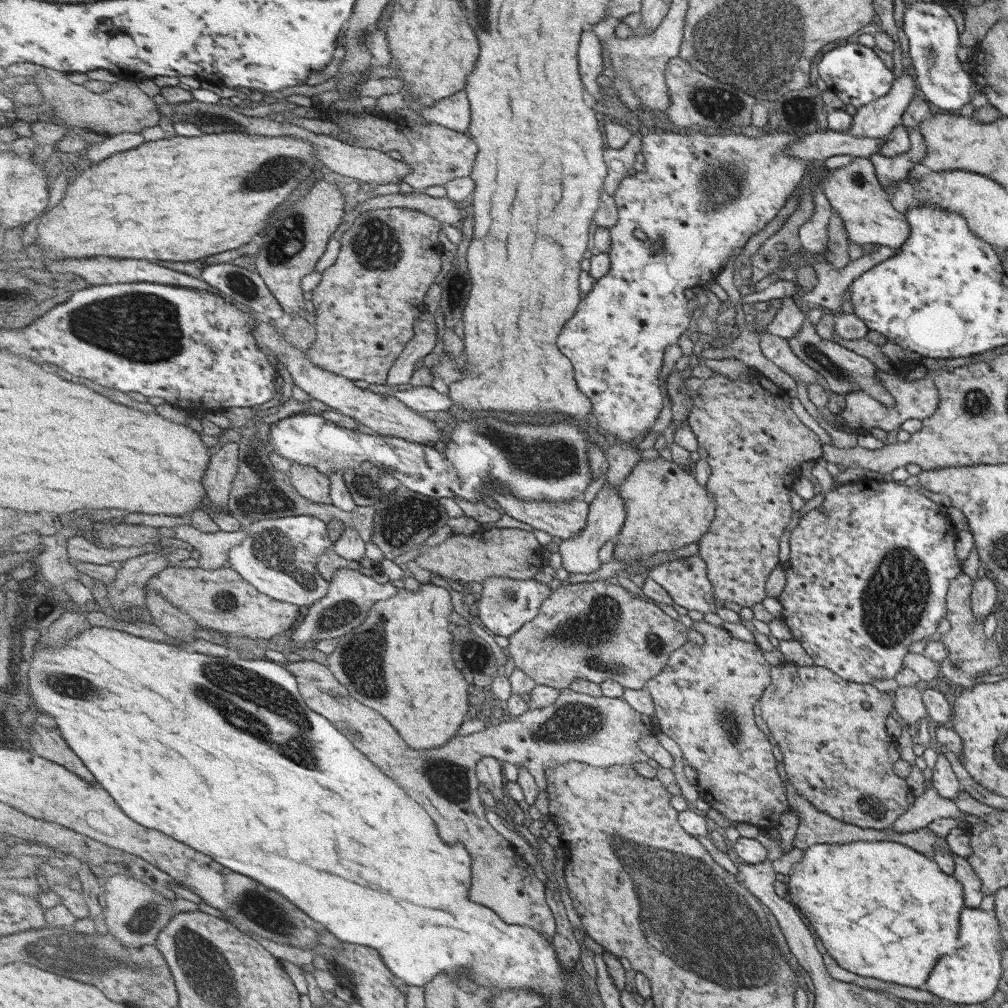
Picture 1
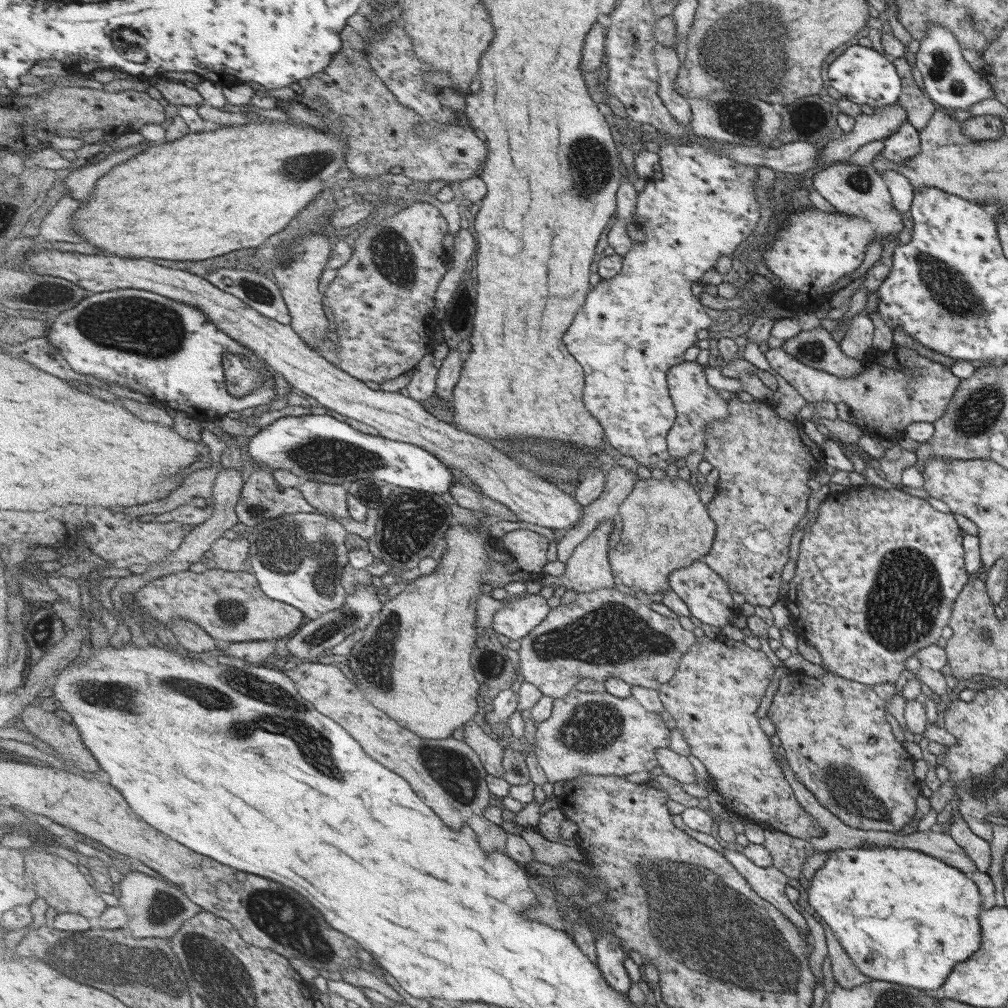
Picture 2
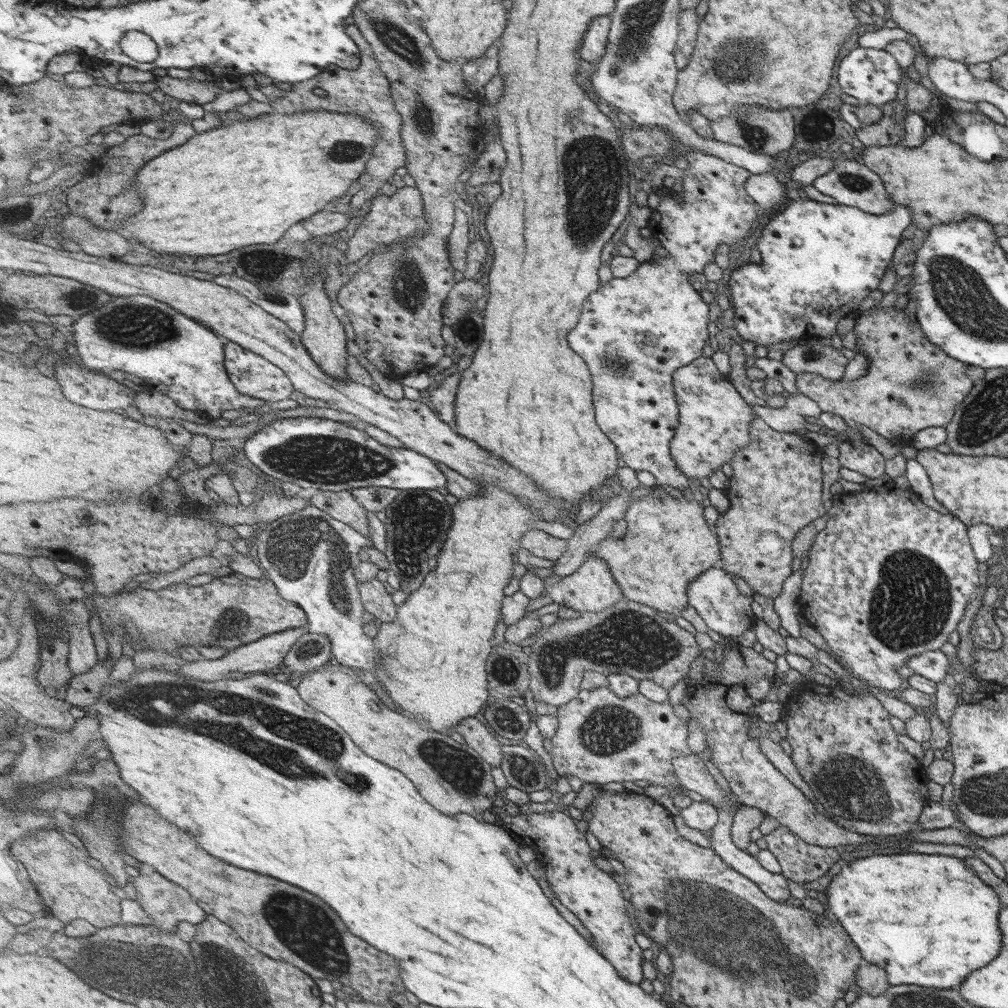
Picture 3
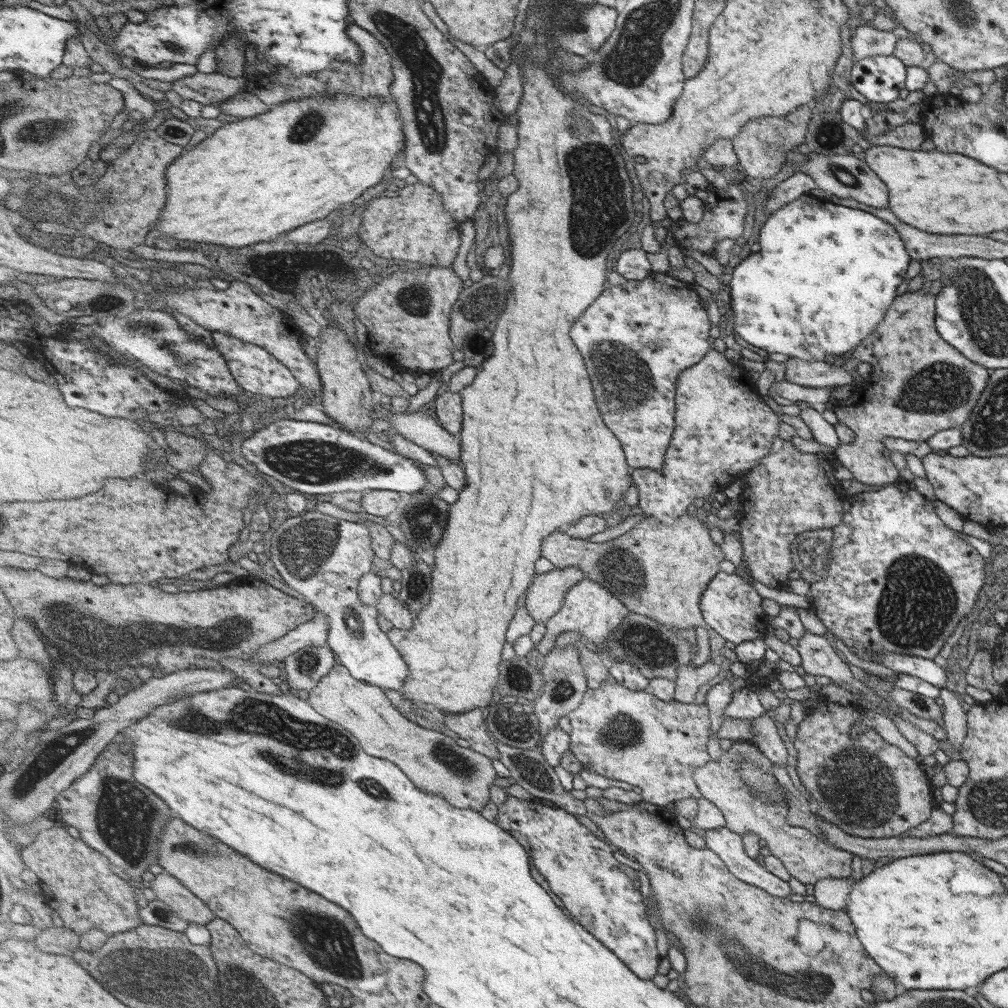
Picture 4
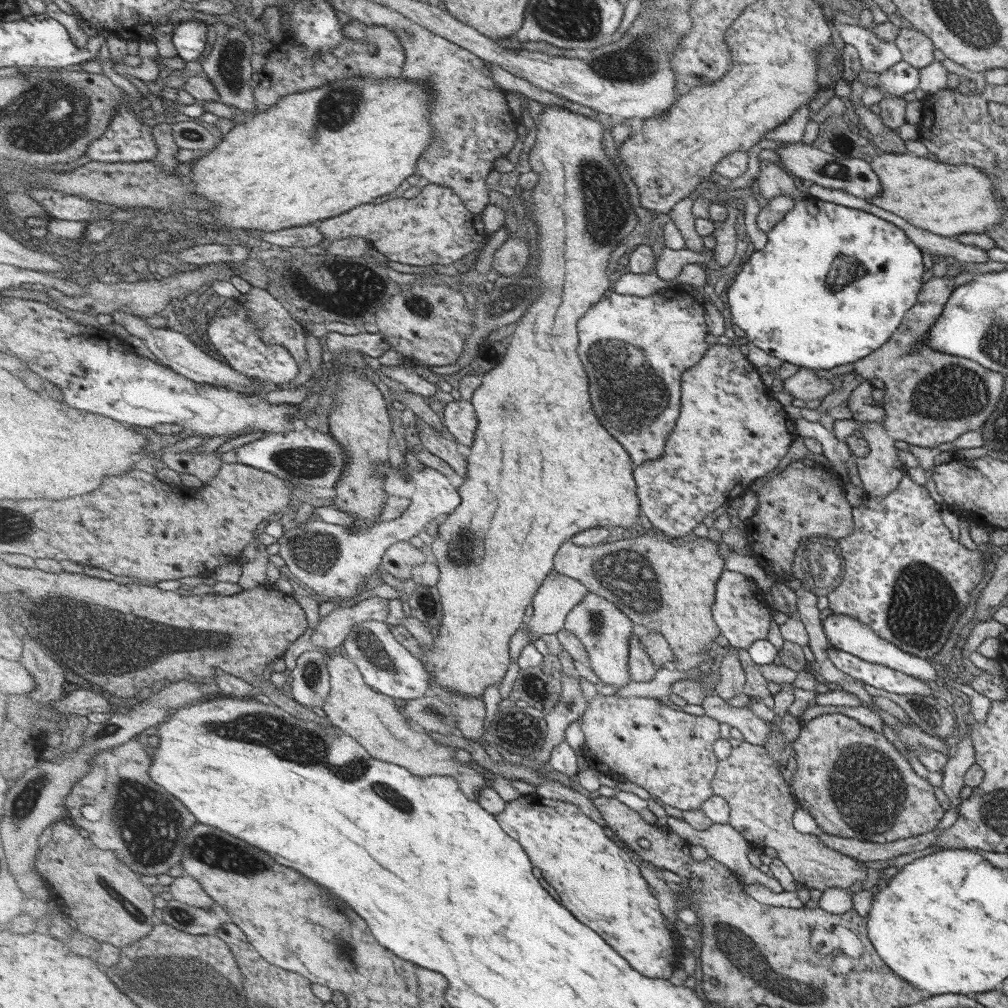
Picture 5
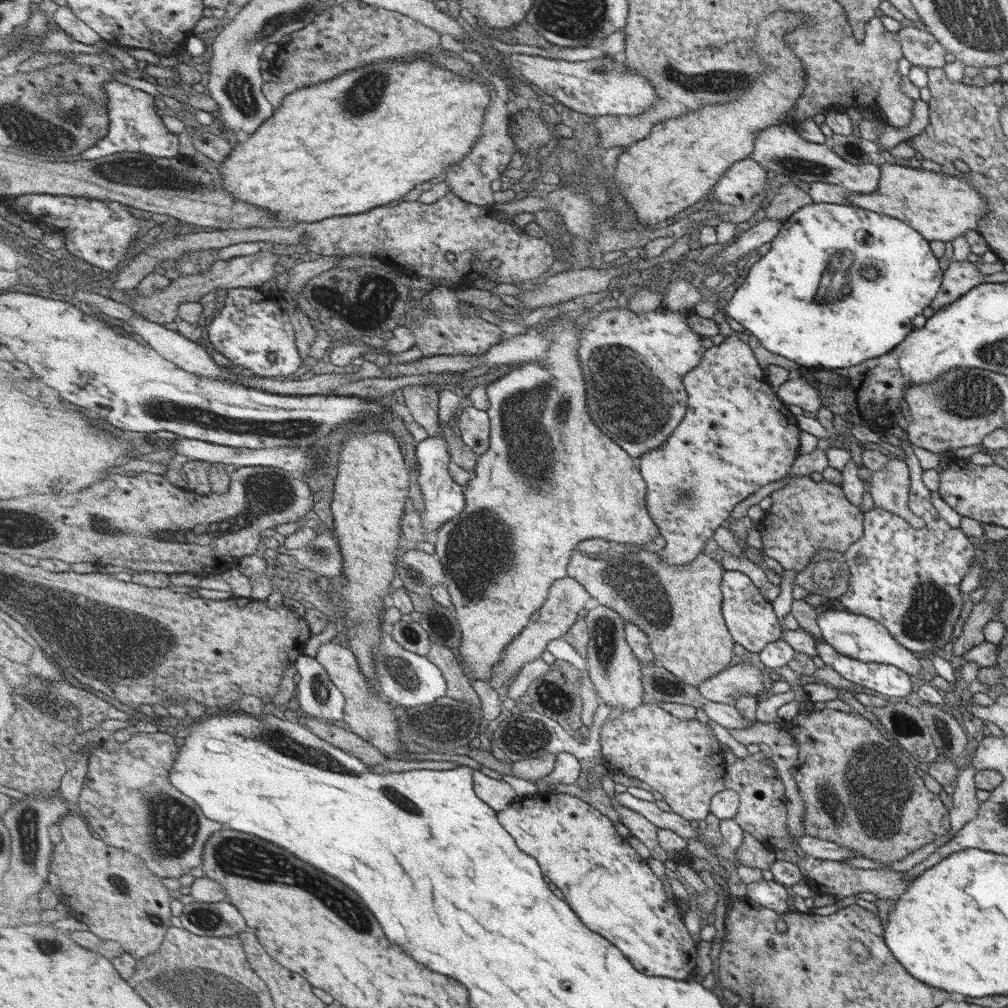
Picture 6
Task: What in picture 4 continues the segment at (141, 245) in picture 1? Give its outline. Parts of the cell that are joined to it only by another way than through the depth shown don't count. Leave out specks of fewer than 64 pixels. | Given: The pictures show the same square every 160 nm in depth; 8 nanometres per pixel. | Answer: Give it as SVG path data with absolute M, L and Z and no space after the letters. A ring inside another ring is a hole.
M335 93L279 102L265 114L221 125L215 135L171 163L167 172L169 202L157 228L179 240L209 242L226 246L229 251L277 240L277 236L303 224L354 206L355 199L365 190L385 182L393 163L404 150L404 120L395 100L387 102L379 97L361 98L349 93Z

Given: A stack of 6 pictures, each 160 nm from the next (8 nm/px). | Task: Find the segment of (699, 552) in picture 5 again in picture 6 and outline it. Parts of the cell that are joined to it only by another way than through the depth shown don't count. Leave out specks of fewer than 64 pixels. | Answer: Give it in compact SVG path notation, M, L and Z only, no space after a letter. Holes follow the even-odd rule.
M640 547L637 553L626 553L613 560L603 555L603 559L588 558L577 549L568 566L568 576L578 580L600 605L613 608L623 619L639 626L647 636L656 664L665 668L683 684L697 687L699 683L727 669L733 654L733 640L721 618L720 582L723 568L711 558L699 553L687 565L663 562L655 552Z

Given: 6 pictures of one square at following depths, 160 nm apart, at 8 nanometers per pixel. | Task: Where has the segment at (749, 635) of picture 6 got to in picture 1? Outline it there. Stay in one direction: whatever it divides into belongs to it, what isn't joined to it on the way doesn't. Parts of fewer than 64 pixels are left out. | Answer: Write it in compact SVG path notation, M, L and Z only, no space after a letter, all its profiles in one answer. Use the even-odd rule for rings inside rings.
M700 554L652 566L647 569L647 575L667 592L673 603L685 608L687 611L695 610L703 614L711 611L714 612L714 609L717 607L712 583L709 582L707 577L707 564L700 557Z

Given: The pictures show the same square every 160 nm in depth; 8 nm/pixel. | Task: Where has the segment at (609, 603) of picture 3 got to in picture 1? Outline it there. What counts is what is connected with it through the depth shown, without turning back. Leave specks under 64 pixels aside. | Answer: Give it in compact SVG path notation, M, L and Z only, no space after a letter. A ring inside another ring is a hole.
M605 481L593 502L590 503L588 525L574 539L563 540L559 546L558 552L561 554L563 567L571 574L593 574L593 572L597 572L602 564L601 558L599 558L599 548L603 548L607 540L615 540L623 530L625 523L626 506L620 496L619 488Z

